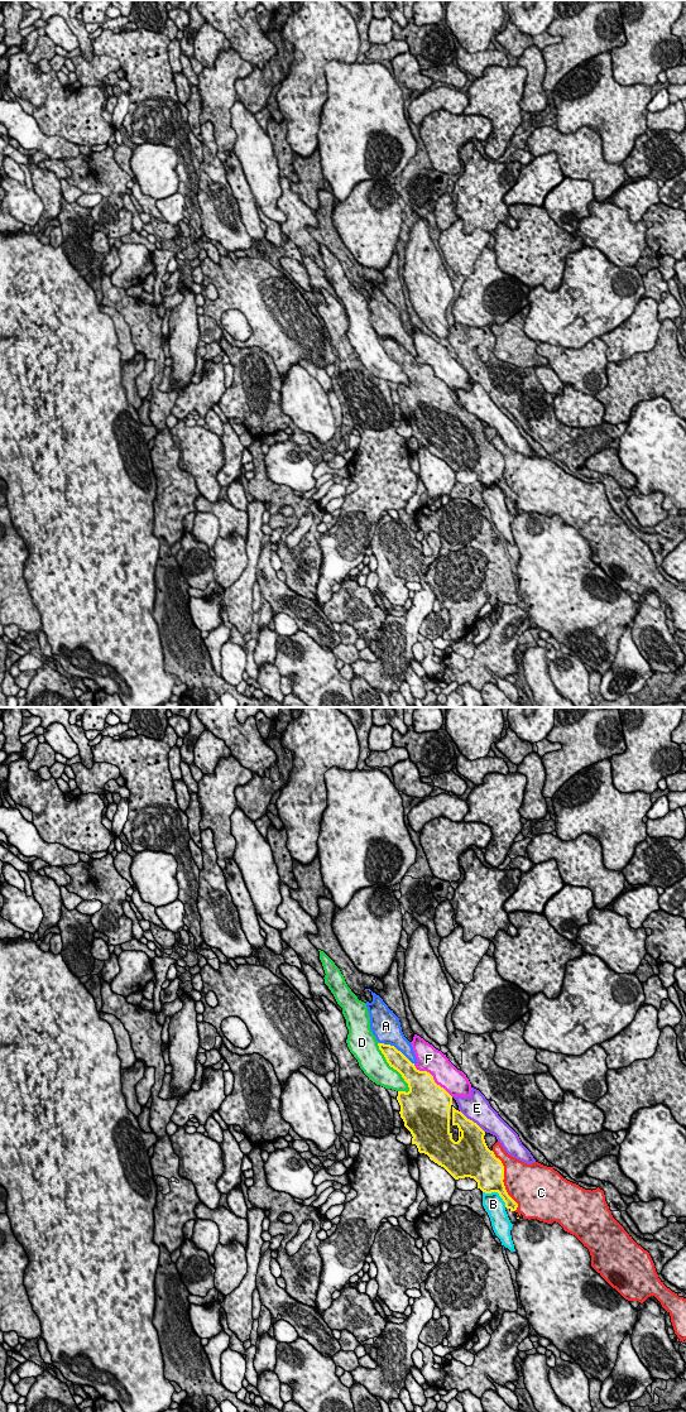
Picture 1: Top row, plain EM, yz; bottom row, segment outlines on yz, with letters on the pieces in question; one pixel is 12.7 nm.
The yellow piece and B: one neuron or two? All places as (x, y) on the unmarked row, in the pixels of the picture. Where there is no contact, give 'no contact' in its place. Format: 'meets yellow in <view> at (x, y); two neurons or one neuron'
meets yellow in yz at (497, 484); one neuron

